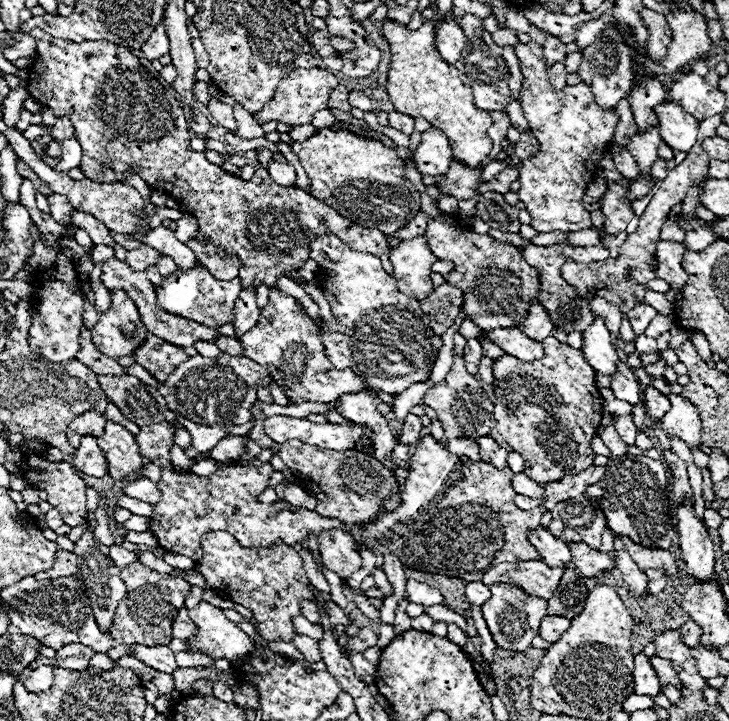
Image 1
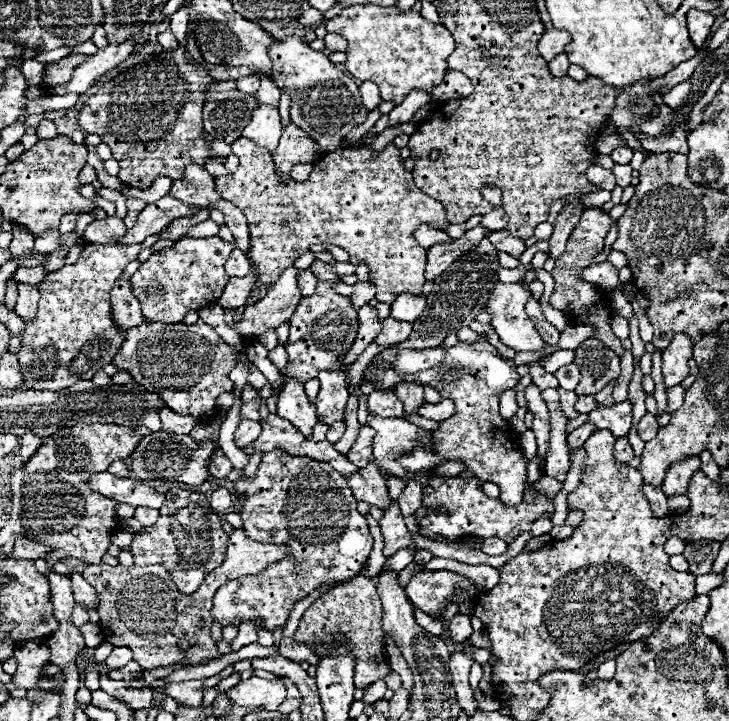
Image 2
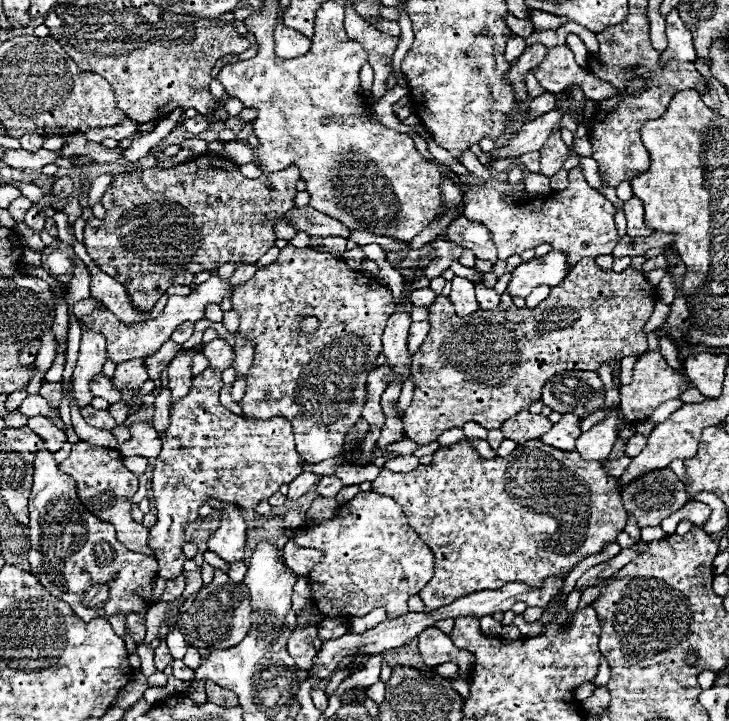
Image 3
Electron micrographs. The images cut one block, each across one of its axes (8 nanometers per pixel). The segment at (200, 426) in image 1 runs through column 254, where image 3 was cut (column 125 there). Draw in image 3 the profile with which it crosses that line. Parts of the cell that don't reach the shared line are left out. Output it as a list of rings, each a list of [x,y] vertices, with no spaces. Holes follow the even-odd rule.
[[[128,360],[128,362],[116,366],[112,384],[118,388],[124,388],[124,390],[136,390],[146,380],[148,380],[148,372],[146,372],[144,360]]]

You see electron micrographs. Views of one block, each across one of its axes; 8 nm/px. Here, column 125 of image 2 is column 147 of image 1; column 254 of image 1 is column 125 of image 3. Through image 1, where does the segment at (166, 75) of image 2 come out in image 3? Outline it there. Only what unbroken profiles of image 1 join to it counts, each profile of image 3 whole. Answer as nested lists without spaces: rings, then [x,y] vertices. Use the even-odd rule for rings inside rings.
[[[206,154],[170,170],[146,168],[132,174],[118,174],[102,196],[106,218],[94,218],[84,228],[86,250],[106,274],[126,286],[134,304],[148,312],[170,286],[190,286],[194,282],[194,274],[198,272],[212,272],[226,262],[234,262],[238,266],[256,264],[276,242],[274,226],[278,218],[292,210],[296,182],[298,168],[294,166],[250,180],[240,174],[236,164]]]

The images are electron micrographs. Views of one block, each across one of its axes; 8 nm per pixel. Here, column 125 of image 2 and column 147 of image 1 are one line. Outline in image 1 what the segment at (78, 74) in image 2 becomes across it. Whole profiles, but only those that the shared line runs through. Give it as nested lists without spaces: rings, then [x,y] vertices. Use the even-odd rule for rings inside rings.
[[[164,22],[158,24],[158,28],[156,28],[154,34],[150,36],[150,40],[142,46],[142,52],[144,52],[144,58],[150,60],[150,62],[162,58],[164,54],[168,54],[168,36],[166,36]]]

